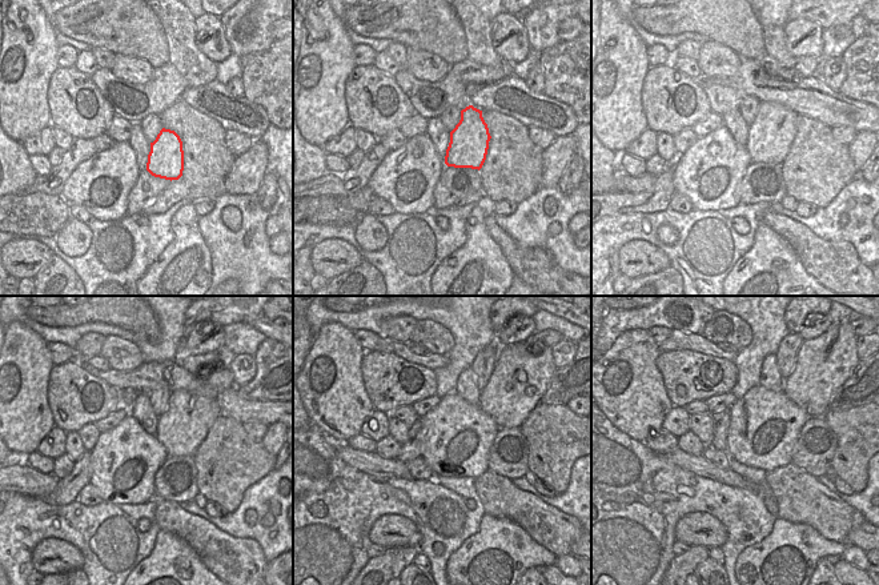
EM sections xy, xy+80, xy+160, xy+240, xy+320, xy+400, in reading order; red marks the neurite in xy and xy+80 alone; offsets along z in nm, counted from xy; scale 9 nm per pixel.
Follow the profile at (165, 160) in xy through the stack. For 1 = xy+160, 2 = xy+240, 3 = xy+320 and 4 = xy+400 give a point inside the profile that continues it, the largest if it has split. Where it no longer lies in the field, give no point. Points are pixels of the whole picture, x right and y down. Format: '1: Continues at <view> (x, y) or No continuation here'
1: Continues at xy+160 (773, 131)
2: Continues at xy+240 (181, 428)
3: Continues at xy+320 (516, 387)
4: Continues at xy+400 (814, 380).

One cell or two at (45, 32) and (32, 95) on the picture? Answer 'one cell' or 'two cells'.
one cell

